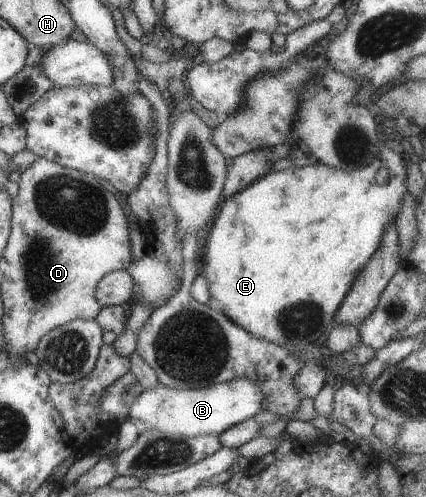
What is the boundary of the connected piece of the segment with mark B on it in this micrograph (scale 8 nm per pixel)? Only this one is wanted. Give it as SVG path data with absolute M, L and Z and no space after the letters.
M236 378L228 383L215 383L200 389L174 389L159 383L149 390L144 389L128 408L129 420L143 422L147 428L152 428L162 433L173 433L182 437L196 437L197 435L220 435L233 425L251 419L255 414L264 409L265 393L260 386L246 378Z

